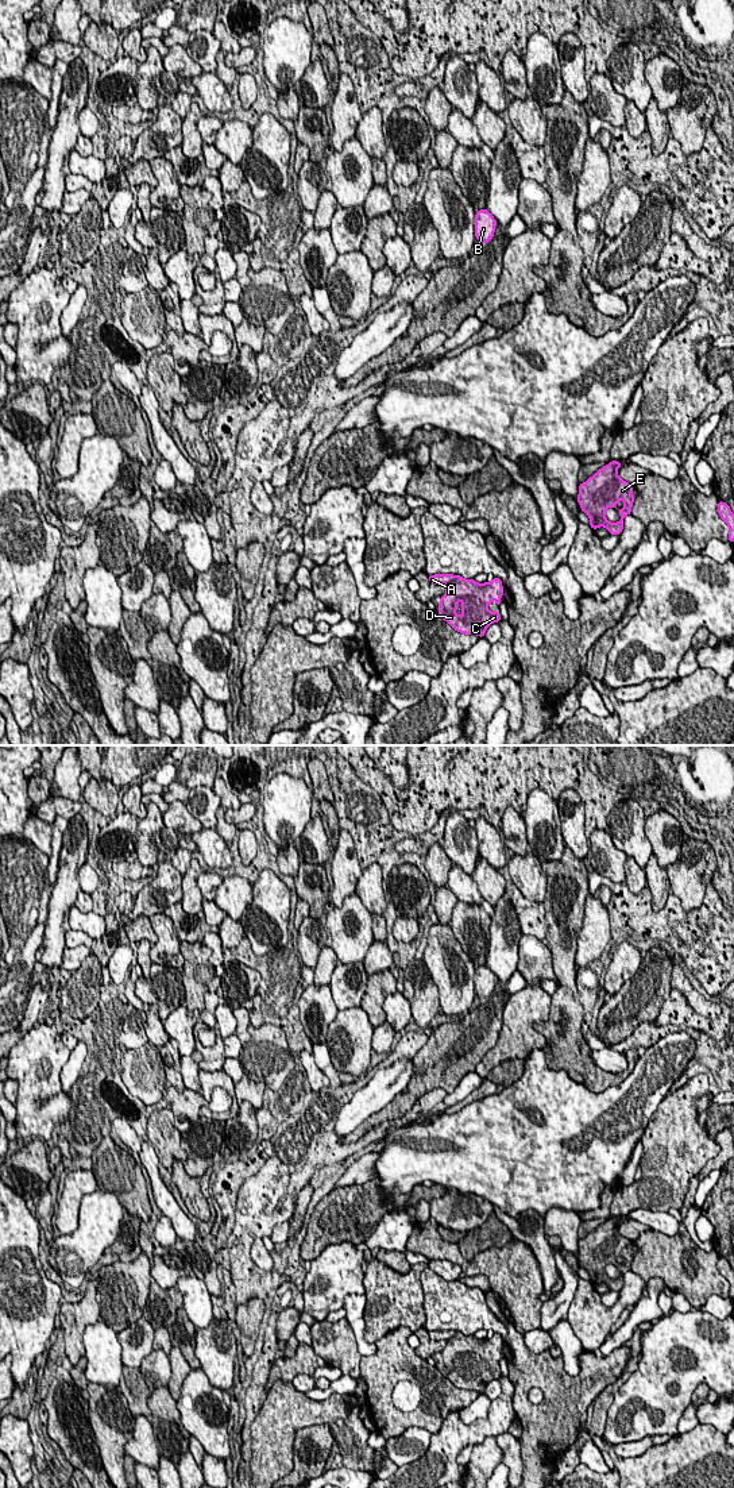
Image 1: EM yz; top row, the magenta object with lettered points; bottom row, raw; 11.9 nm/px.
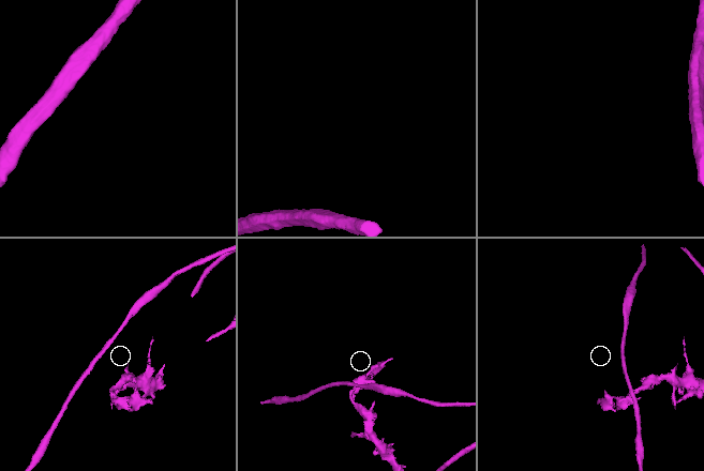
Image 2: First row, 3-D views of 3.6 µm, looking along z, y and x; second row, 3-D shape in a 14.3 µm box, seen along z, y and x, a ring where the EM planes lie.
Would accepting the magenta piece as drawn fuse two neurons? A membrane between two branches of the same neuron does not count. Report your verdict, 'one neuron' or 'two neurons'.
one neuron

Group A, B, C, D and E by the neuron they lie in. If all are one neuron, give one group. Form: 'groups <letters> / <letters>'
groups A B C D E

